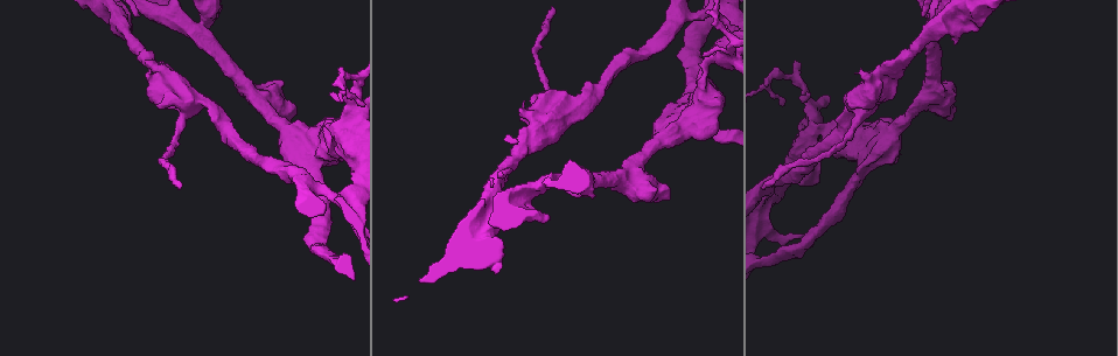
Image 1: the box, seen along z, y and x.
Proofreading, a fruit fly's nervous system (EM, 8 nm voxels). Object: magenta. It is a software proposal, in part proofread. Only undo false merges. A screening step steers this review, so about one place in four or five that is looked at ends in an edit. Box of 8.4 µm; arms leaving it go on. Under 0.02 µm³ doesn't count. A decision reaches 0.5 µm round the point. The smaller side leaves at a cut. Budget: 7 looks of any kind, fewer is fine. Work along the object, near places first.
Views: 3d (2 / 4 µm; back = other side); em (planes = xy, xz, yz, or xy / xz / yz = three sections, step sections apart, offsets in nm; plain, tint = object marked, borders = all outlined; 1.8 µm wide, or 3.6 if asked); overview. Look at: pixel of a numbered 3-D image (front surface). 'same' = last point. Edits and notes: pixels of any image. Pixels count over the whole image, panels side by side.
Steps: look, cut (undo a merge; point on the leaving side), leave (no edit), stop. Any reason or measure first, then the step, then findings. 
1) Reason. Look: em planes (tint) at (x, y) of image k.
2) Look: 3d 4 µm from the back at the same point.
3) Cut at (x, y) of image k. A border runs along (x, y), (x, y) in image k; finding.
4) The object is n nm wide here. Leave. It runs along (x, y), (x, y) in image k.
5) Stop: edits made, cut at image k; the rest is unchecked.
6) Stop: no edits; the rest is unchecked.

Side arm on a straight run. Look: em yz step 4 (tint) at (194, 30) of image 1.

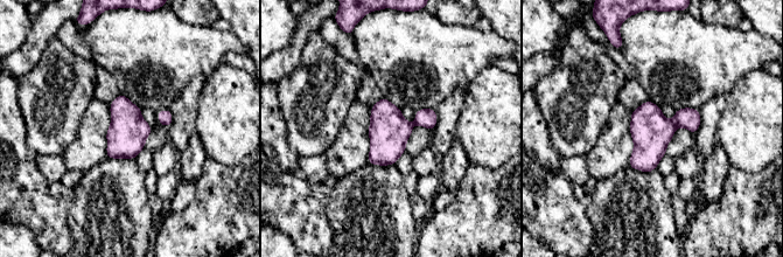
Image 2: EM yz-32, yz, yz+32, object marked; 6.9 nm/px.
Cut it another way. Look: em planes (borders) at the same point.

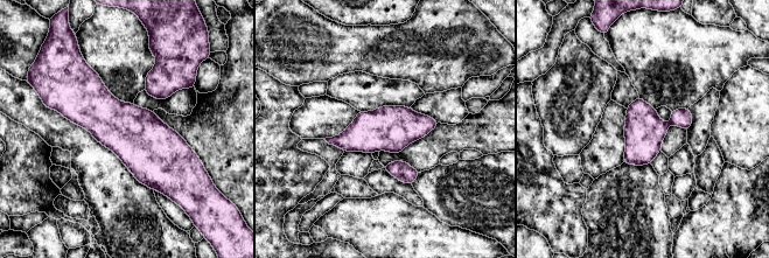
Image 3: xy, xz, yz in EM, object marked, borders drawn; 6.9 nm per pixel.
Leave. One neuron here.

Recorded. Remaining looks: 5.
Abrupt turn. Look: em xy step 8 (tint) at (969, 17) of image 1.

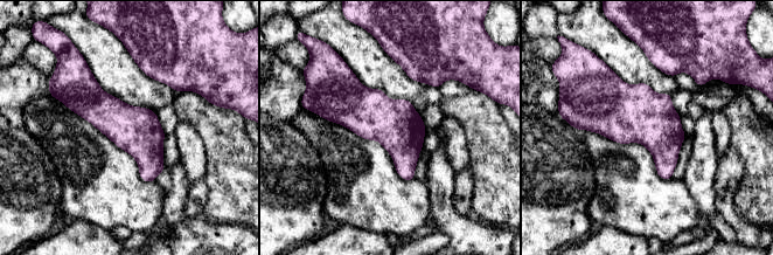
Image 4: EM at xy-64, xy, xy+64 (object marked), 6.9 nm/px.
Leave. One neuron here.

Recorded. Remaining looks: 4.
Sharp bend. Look: em xz step 16 (plain) at (766, 81) of image 1.

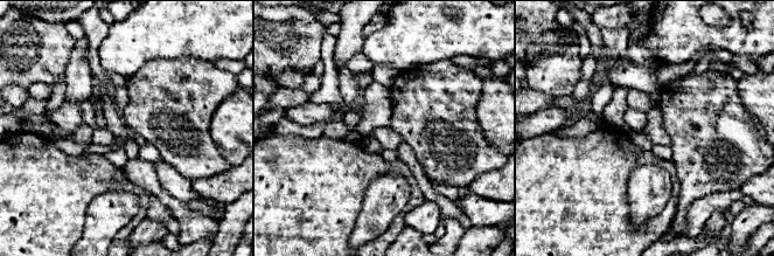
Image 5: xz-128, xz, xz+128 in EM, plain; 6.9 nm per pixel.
Look: em xz step 16 (tint) at the same point.

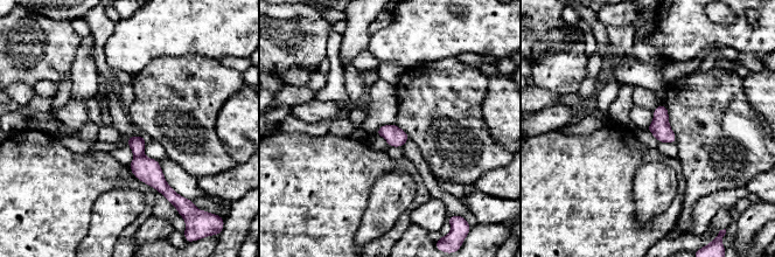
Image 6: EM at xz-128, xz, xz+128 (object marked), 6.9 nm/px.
Cut at (137, 144) of image 6. A border runs along (142, 154), (134, 158) in image 6; a second neuron is stuck on.

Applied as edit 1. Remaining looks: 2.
Stop: edits made, cut at image 6; the rest is unchecked.

